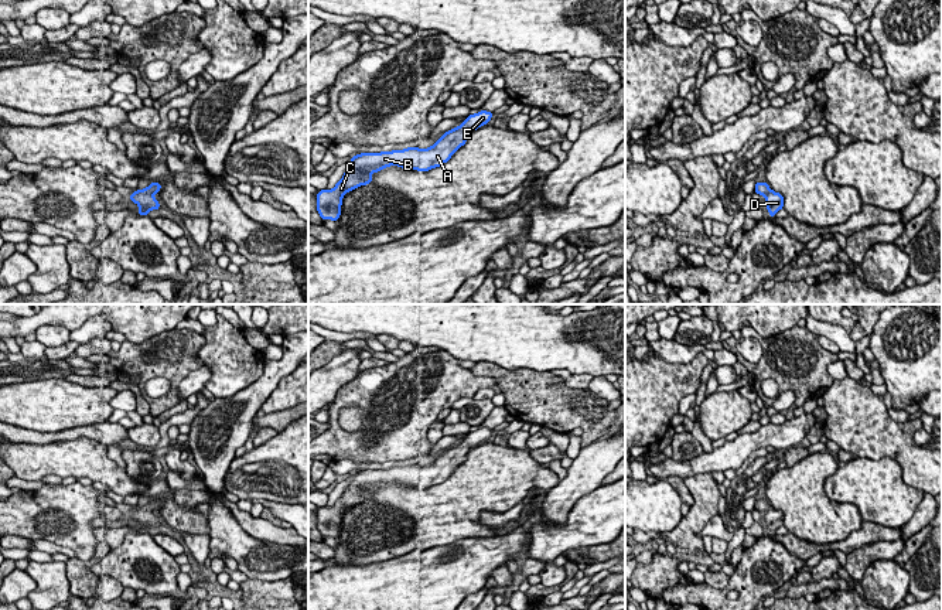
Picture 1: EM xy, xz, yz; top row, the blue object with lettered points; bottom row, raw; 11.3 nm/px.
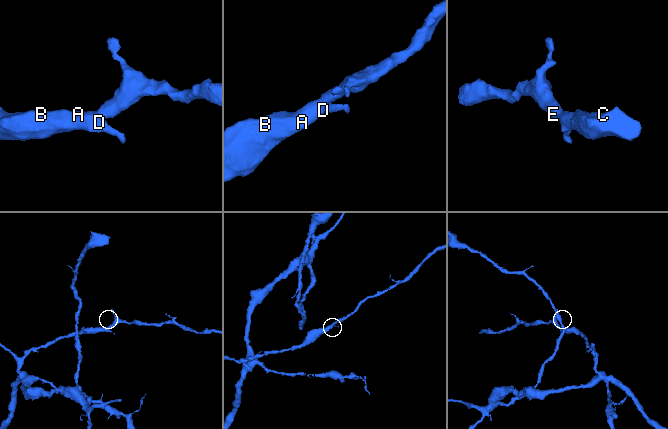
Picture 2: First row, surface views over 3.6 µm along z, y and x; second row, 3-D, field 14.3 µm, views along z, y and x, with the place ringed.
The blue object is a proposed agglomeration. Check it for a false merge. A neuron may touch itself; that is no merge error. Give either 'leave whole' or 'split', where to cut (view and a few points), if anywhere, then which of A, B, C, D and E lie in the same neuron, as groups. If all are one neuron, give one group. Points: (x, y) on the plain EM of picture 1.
leave whole | no cut | A B C D E

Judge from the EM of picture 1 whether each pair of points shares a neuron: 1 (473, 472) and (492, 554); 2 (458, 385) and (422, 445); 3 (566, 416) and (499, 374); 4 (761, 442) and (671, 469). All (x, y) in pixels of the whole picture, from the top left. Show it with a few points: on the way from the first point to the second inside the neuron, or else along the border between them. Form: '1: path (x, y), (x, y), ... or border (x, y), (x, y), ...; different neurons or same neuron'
1: border (519, 524), (505, 534), (470, 535), (456, 541); different neurons
2: path (443, 395), (420, 418), (420, 429); same neuron
3: path (549, 402), (529, 395), (516, 385); same neuron
4: path (739, 449), (729, 457), (693, 466); same neuron

